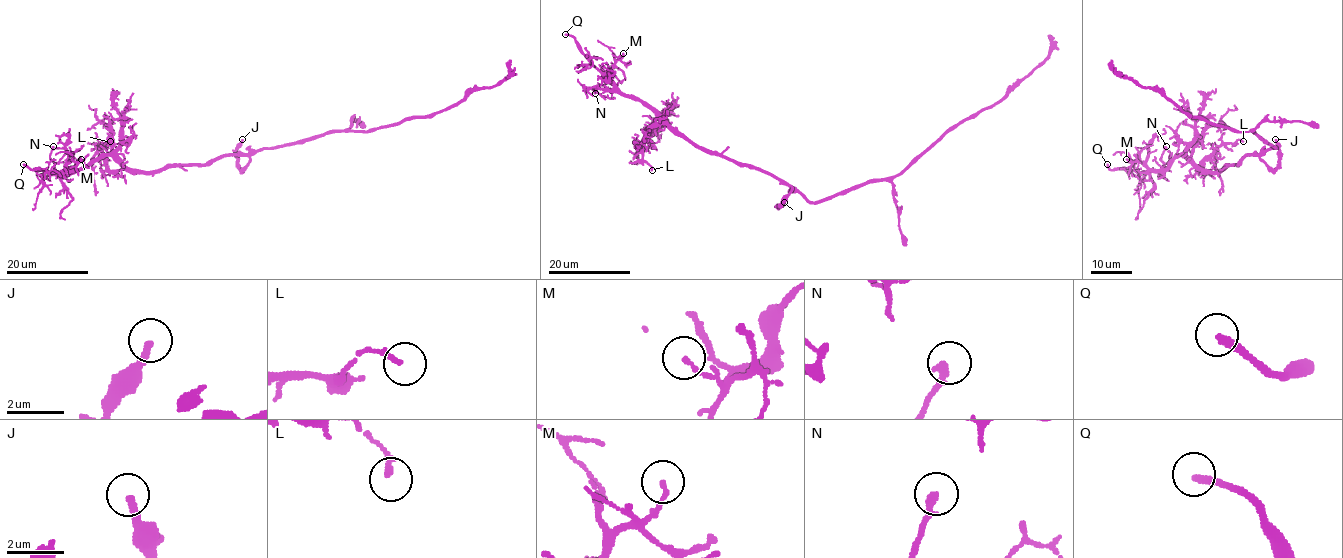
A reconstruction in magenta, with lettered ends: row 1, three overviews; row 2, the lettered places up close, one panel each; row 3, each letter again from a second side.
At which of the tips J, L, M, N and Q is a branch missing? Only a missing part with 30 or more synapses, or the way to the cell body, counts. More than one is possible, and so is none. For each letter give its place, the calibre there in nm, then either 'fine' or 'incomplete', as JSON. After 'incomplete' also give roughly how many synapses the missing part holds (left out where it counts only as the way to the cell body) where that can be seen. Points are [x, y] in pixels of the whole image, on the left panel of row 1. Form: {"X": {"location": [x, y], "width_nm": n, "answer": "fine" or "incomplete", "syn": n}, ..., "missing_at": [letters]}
{"J": {"location": [242, 139], "width_nm": 260, "answer": "fine"}, "L": {"location": [110, 141], "width_nm": 170, "answer": "fine"}, "M": {"location": [81, 159], "width_nm": 140, "answer": "fine"}, "N": {"location": [53, 146], "width_nm": 280, "answer": "fine"}, "Q": {"location": [23, 164], "width_nm": 260, "answer": "incomplete"}, "missing_at": ["Q"]}

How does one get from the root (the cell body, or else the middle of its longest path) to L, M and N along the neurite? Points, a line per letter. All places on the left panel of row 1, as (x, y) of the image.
L: (272, 147), (229, 154), (204, 164), (126, 171), (107, 166), (100, 143), (110, 141)
M: (272, 147), (155, 171), (127, 171), (109, 155), (79, 169), (65, 168), (81, 159)
N: (272, 147), (155, 171), (127, 171), (111, 156), (102, 155), (60, 174), (50, 158), (53, 146)

